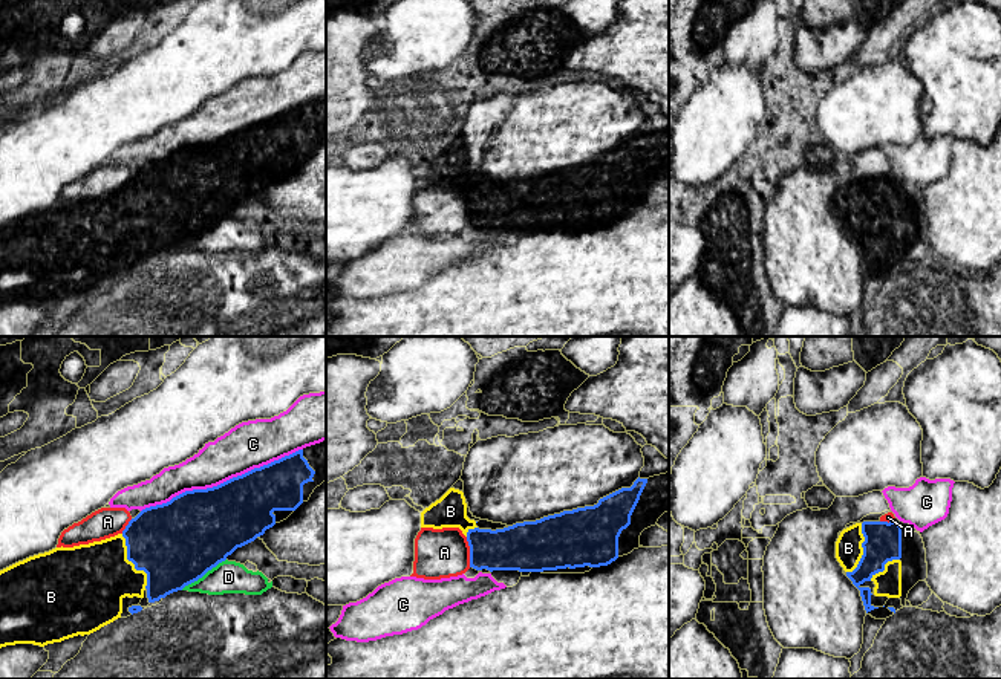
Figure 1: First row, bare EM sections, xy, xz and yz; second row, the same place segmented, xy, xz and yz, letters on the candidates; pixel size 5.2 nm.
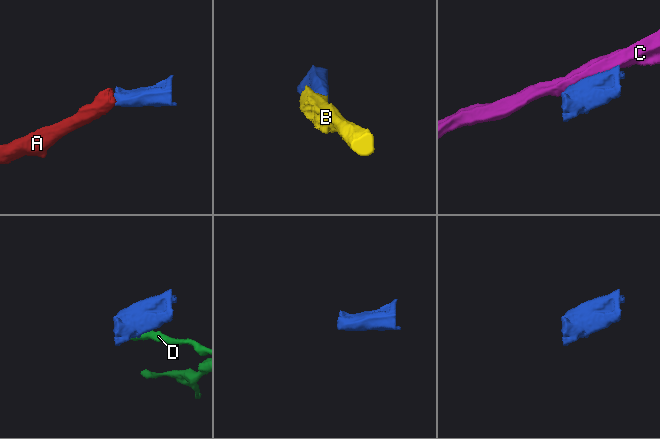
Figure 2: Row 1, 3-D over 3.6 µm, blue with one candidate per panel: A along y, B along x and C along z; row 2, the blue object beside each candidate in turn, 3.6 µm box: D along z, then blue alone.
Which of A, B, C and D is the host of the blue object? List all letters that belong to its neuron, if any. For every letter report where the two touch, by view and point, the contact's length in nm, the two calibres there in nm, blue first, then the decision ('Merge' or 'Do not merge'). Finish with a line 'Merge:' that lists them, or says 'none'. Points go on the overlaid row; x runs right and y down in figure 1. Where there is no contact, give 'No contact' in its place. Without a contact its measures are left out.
A: Touches blue at xz (470, 552). Shared border 160 nm. Thickness 240 nm (blue) against 260 nm. Do not merge
B: Touches blue at xy (132, 562). Shared border 320 nm. Thickness 440 nm (blue) against 400 nm. Merge
C: Touches blue at xy (221, 484). Shared border 900 nm. Thickness 400 nm (blue) against 240 nm. Do not merge
D: Touches blue at xy (202, 575). Shared border 280 nm. Thickness 440 nm (blue) against 180 nm. Do not merge
Merge: B

